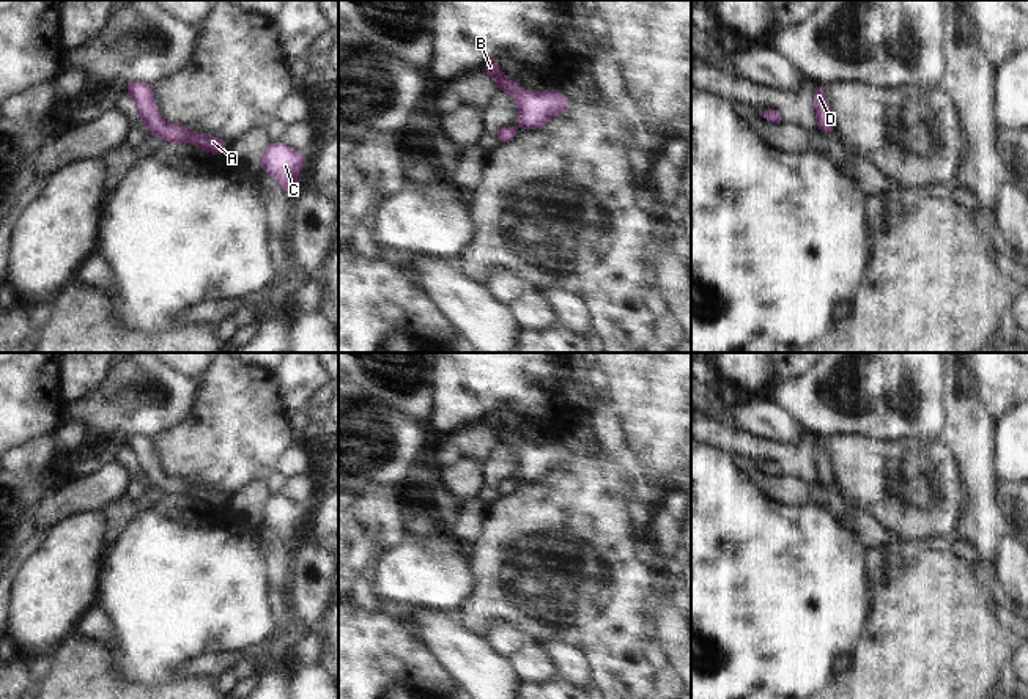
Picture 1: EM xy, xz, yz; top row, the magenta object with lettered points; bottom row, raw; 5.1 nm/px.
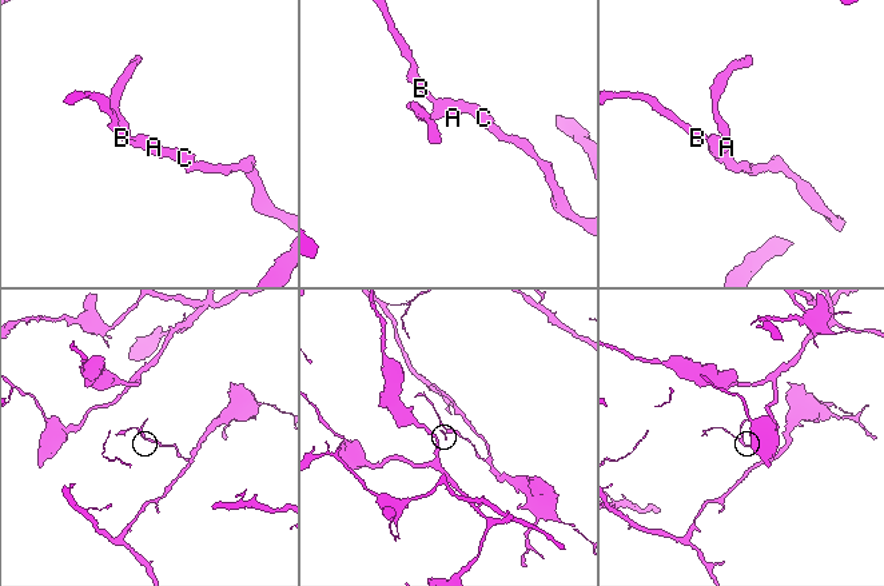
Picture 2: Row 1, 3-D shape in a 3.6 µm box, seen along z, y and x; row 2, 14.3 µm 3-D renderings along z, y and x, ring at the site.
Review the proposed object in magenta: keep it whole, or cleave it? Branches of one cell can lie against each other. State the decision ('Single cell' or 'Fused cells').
Single cell

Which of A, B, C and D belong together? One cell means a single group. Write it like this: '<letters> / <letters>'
A B C D

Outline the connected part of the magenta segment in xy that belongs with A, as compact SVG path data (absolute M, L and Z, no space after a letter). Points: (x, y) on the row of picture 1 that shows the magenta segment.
M129 82L124 87L137 104L140 118L145 121L150 134L170 143L190 142L211 154L219 154L225 150L230 150L230 143L214 135L202 135L178 124L167 124L157 112L153 85L143 82Z

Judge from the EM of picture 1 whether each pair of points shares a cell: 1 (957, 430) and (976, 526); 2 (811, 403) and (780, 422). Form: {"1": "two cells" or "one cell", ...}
{"1": "one cell", "2": "two cells"}

